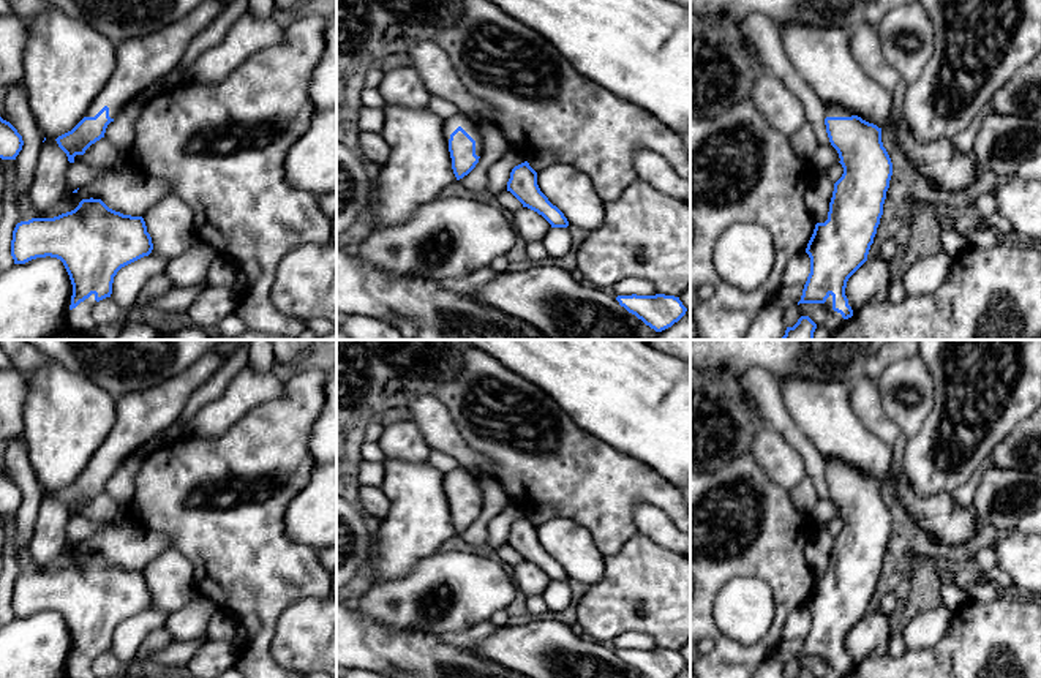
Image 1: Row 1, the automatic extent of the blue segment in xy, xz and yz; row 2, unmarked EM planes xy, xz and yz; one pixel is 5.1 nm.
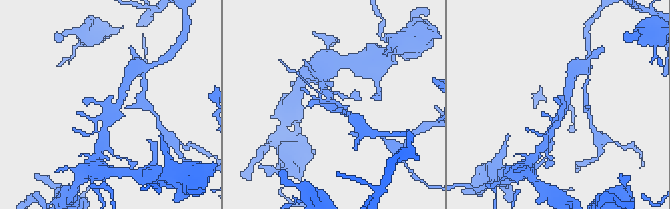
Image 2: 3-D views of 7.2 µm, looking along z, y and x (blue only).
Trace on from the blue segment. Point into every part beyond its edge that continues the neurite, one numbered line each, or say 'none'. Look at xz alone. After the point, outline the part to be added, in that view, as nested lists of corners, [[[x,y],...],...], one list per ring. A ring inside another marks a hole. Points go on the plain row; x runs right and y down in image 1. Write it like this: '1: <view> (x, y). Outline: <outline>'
1: xz (468, 478). Outline: [[[458,466],[453,471],[444,474],[444,492],[449,496],[450,488],[461,480],[475,495],[475,509],[480,510],[483,506],[483,490],[480,485],[480,477],[472,471]]]

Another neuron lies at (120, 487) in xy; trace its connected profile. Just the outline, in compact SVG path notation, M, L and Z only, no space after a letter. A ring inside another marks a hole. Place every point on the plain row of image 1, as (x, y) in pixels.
M134 452L106 482L104 492L118 504L128 504L134 495L134 479L147 455Z

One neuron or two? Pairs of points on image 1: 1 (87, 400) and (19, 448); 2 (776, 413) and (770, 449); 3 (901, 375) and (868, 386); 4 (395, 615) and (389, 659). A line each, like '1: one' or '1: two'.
1: two
2: two
3: two
4: two

